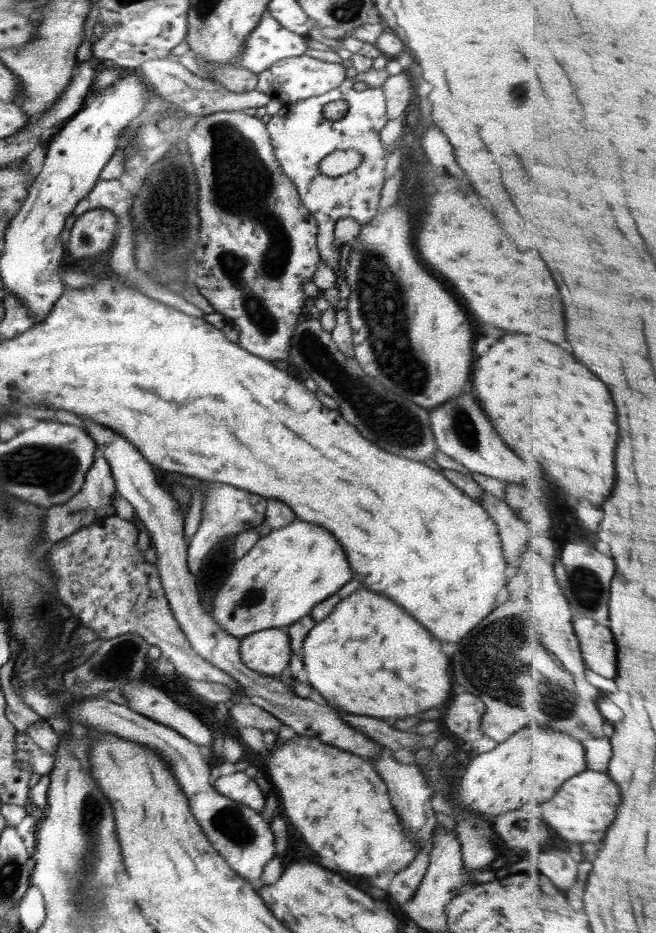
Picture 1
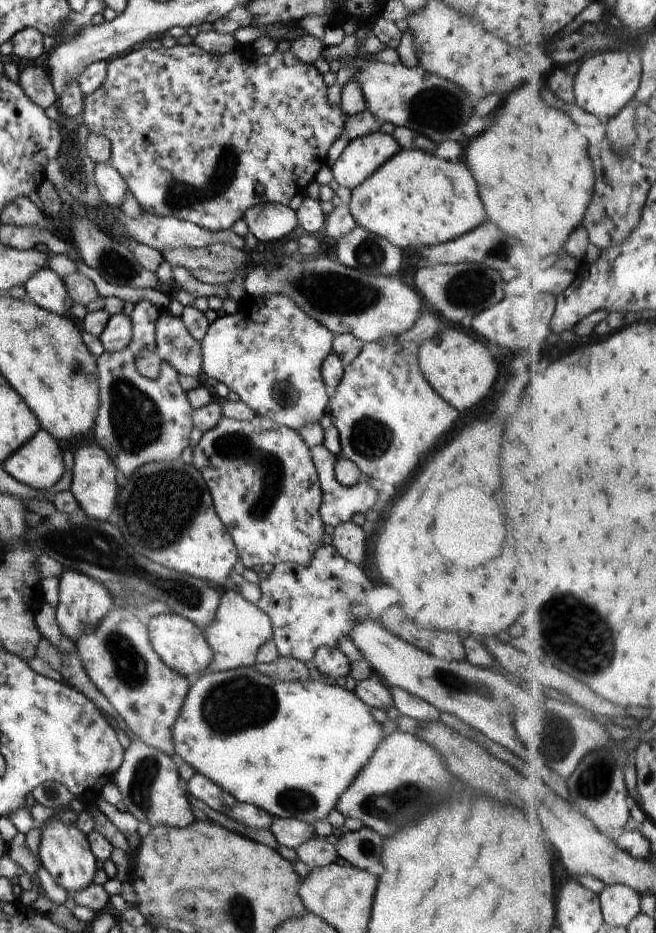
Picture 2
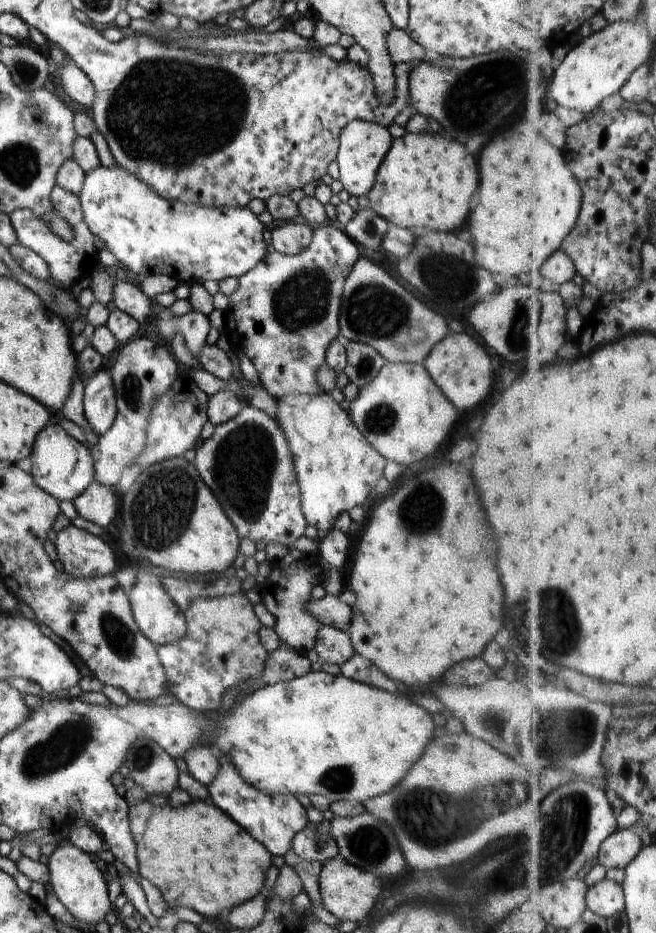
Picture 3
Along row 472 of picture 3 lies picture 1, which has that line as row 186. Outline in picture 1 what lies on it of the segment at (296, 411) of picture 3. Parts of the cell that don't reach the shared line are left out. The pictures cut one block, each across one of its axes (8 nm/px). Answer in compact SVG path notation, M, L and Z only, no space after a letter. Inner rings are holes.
M370 68L366 72L359 72L355 74L356 77L346 77L338 88L325 92L320 96L312 96L301 100L294 104L282 105L281 109L276 114L271 116L267 126L268 136L270 136L271 143L273 144L274 154L279 162L280 168L284 174L295 184L296 190L301 197L302 204L313 214L313 218L317 222L317 247L321 259L334 268L340 259L340 251L342 244L336 240L334 236L334 225L337 220L341 218L353 218L364 226L371 222L377 215L380 204L380 192L386 177L384 177L384 168L386 168L387 157L385 156L388 151L380 141L380 132L382 127L386 124L387 118L387 102L383 91L383 84L389 77L389 72L386 69ZM332 100L346 100L348 104L348 113L342 119L330 121L322 114L322 108ZM337 150L357 150L362 155L362 160L352 172L342 174L342 176L326 176L320 172L320 161L331 152Z

